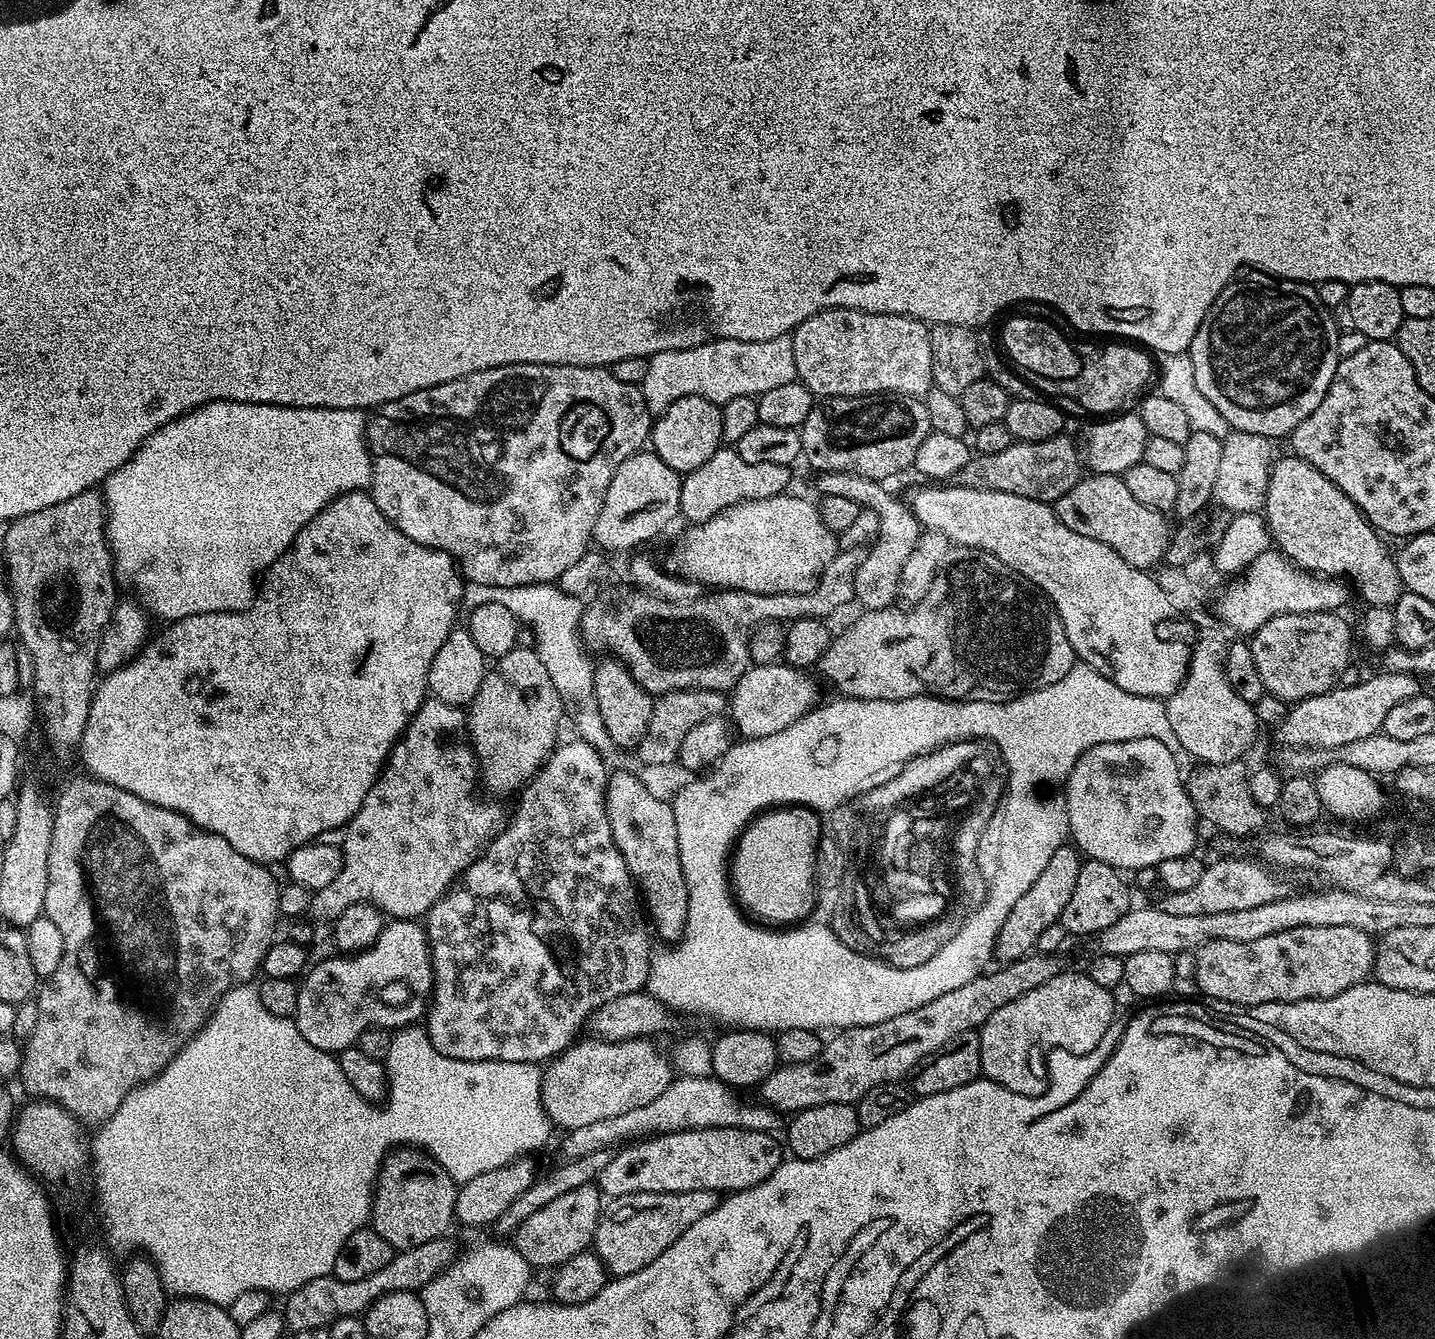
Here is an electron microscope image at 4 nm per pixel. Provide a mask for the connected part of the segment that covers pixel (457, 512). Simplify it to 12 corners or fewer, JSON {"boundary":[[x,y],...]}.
{"boundary":[[608,368],[367,417],[373,502],[465,581],[551,584],[649,443]]}

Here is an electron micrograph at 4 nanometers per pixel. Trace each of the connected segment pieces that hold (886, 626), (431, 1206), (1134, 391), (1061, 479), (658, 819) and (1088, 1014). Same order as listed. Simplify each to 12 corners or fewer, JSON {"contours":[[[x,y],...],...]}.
{"contours":[[[953,547],[818,671],[853,700],[1003,702],[1069,674],[1048,597]],[[401,1146],[376,1174],[370,1226],[396,1252],[454,1224],[458,1181]],[[1132,342],[1080,344],[1069,380],[1031,377],[1037,393],[1100,418],[1145,395],[1154,360]],[[1066,434],[976,454],[961,488],[1053,503],[1082,478]],[[632,772],[604,793],[655,935],[688,925],[671,803]],[[1083,971],[994,1010],[981,1073],[1042,1094],[1053,1048],[1081,1056],[1110,1030],[1109,989]]]}

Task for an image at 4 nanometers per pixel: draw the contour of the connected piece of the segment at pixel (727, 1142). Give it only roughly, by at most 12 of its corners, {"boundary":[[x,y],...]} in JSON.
{"boundary":[[695,1128],[613,1151],[608,1198],[741,1192],[785,1149],[772,1132]]}

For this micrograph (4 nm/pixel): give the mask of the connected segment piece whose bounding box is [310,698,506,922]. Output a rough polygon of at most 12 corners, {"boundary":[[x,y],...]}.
{"boundary":[[425,699],[310,896],[419,921],[506,823],[463,707]]}

